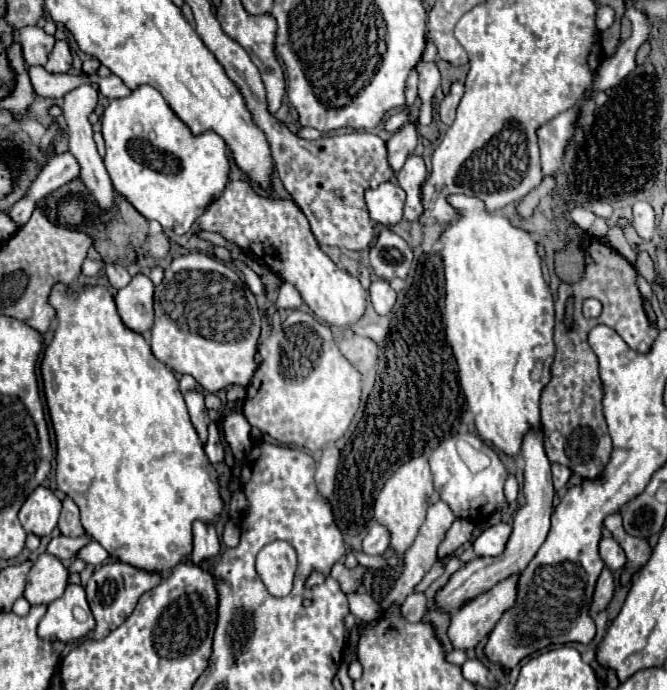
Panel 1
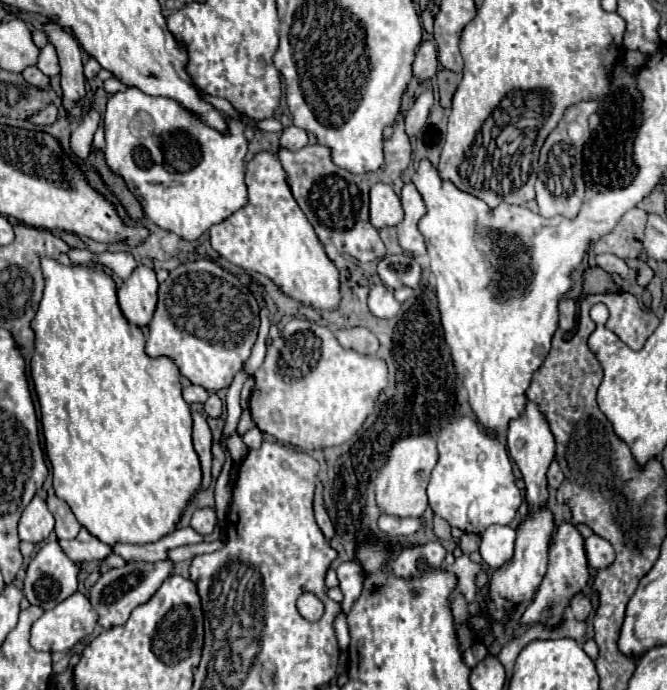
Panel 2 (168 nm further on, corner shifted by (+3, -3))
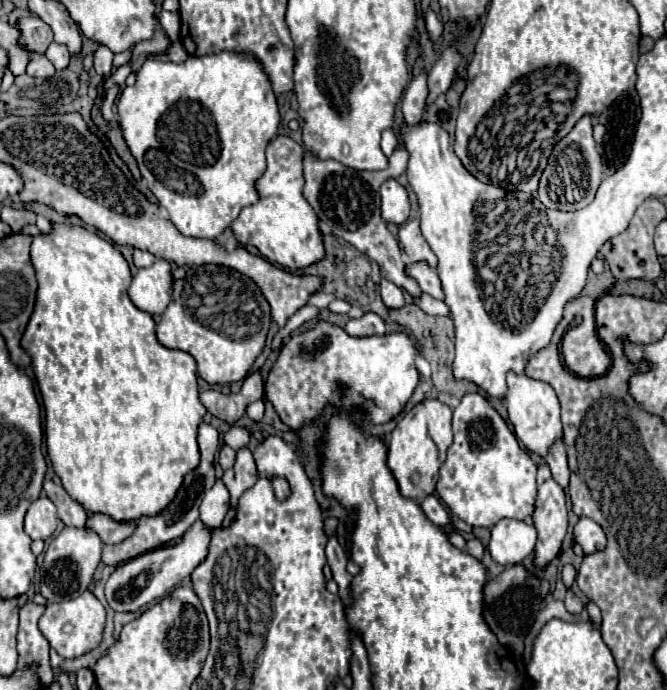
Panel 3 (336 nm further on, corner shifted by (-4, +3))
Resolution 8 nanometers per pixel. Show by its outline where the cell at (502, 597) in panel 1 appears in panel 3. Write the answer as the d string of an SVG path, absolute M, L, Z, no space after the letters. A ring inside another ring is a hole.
M552 477L538 487L538 499L532 519L534 527L538 529L538 543L534 549L536 565L546 567L558 555L568 529L566 495Z

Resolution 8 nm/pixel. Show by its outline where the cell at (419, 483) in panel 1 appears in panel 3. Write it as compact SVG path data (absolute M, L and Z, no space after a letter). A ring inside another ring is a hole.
M426 399L408 411L394 427L388 441L388 467L394 473L404 497L422 499L432 495L438 481L438 469L446 461L446 451L452 445L452 409L438 401Z

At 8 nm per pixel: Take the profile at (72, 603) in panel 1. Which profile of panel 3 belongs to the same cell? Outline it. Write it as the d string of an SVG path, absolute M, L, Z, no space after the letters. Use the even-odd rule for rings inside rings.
M84 591L76 599L62 601L62 603L48 603L44 615L40 617L40 631L48 639L50 647L64 659L78 659L84 653L90 653L102 643L106 625L106 611L102 603L94 597L94 593Z

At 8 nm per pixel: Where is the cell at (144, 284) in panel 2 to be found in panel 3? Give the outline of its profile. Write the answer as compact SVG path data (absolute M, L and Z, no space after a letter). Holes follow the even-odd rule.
M158 259L152 267L140 269L128 289L132 303L158 317L164 313L164 309L170 303L172 295L172 269L170 263L164 259Z

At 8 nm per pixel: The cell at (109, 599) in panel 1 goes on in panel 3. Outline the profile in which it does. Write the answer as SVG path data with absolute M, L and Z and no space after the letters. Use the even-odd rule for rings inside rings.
M198 519L184 533L182 541L168 545L168 547L148 551L148 553L142 553L130 561L124 561L122 565L116 567L116 571L110 575L110 579L106 583L108 605L114 611L126 613L126 611L138 611L138 609L158 601L160 597L170 593L176 585L180 585L200 565L200 561L204 561L204 557L208 555L210 539L212 539L212 529Z

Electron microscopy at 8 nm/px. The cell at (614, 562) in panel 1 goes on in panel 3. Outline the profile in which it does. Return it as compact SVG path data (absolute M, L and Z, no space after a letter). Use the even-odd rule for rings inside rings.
M580 517L574 525L574 539L584 549L584 555L590 555L606 547L606 535L602 527L588 517Z

